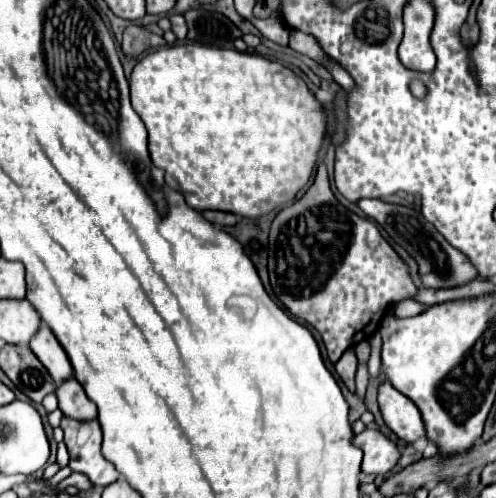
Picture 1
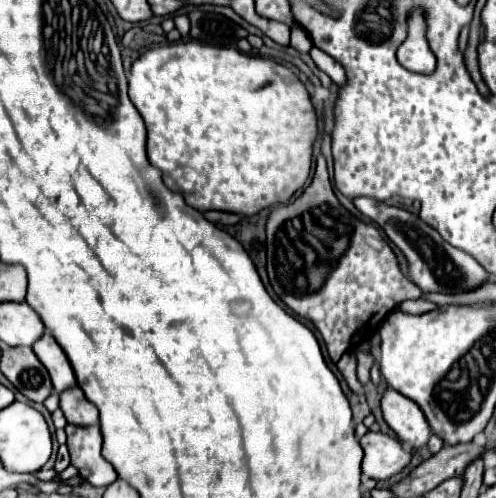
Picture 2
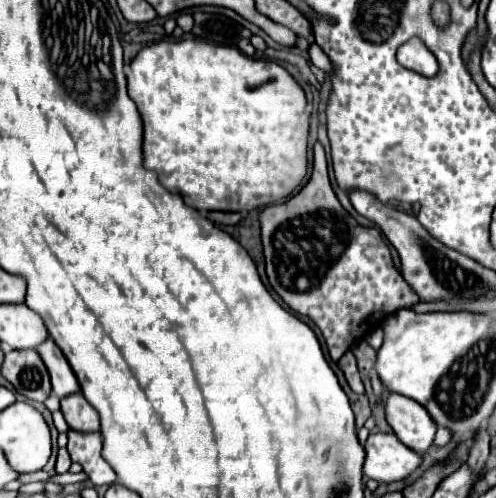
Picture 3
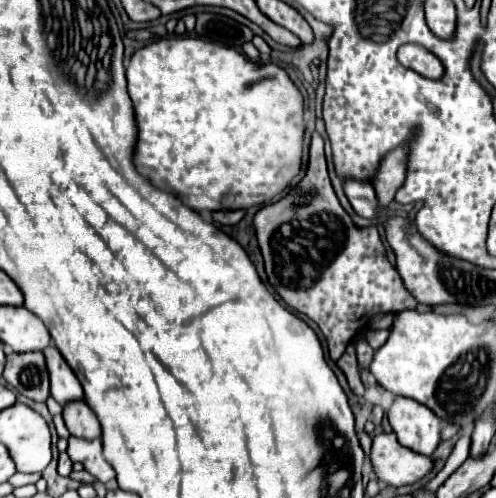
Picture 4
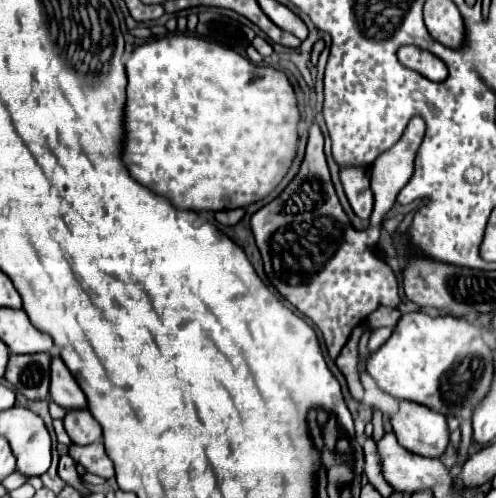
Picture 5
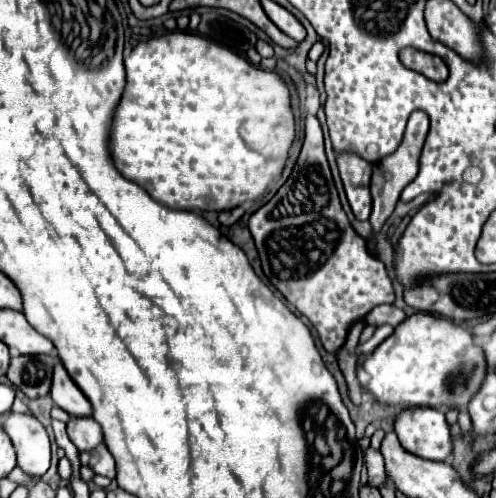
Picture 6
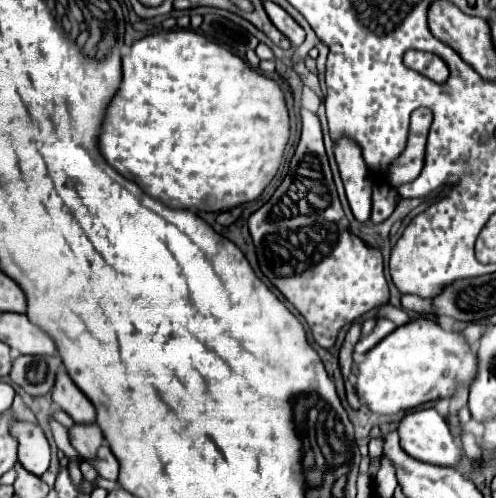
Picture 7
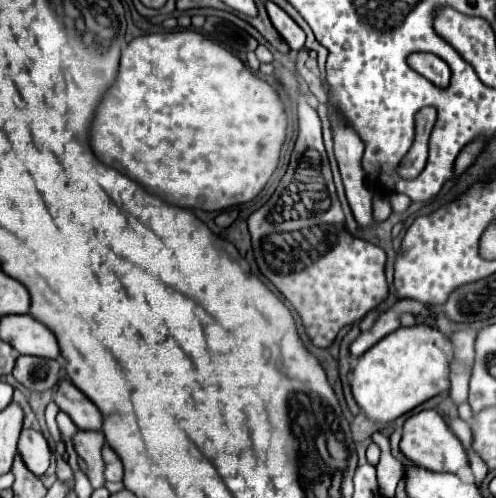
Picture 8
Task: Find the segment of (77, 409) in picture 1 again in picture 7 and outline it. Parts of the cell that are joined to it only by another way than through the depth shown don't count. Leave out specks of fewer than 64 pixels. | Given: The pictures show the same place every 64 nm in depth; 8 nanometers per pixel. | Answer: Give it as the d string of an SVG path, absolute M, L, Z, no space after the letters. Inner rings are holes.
M74 424L70 430L70 444L80 454L80 458L96 458L104 436L98 424Z

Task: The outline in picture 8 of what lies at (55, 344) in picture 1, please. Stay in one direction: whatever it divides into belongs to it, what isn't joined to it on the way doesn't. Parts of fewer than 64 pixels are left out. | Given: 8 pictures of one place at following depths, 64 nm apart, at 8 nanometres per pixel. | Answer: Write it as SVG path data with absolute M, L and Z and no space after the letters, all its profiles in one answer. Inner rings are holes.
M68 378L60 382L54 402L60 406L62 412L66 412L72 418L78 430L94 430L94 432L102 430L100 410L72 382L68 382Z

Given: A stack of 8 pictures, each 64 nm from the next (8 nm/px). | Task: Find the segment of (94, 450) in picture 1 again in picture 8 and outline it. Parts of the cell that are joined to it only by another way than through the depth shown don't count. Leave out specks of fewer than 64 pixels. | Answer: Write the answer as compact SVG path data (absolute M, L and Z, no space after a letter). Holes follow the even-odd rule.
M104 444L102 456L104 456L104 460L106 460L106 470L104 470L106 480L108 480L108 482L122 482L124 466L122 466L122 460L118 458L118 454L116 454L108 444Z

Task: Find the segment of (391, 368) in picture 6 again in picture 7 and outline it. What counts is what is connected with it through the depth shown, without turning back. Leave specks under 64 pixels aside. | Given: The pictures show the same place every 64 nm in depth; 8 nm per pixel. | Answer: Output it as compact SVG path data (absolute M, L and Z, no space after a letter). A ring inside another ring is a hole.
M412 320L398 326L376 344L358 364L356 392L370 412L392 416L424 402L450 398L458 382L470 384L476 376L476 354L458 332L446 332L436 322Z

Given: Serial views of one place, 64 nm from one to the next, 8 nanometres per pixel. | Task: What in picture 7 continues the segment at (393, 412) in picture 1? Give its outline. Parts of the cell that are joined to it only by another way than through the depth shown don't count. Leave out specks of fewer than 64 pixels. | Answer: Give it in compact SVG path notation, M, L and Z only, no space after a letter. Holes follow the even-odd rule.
M426 408L426 410L416 410L410 412L402 418L400 428L400 446L404 452L408 452L412 458L426 462L426 464L434 464L434 466L446 466L446 468L456 468L462 460L462 448L454 442L450 428L446 424L446 420L434 410L434 408Z

